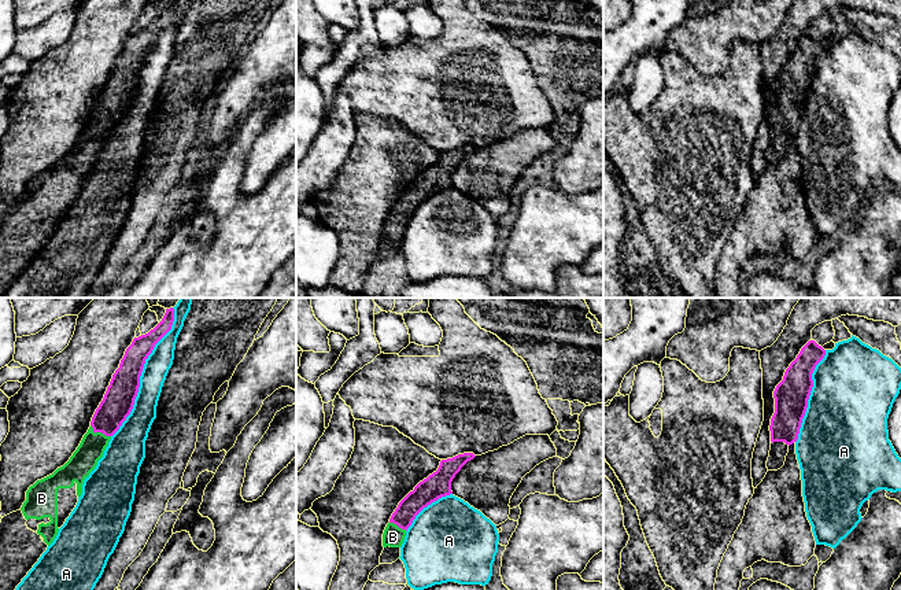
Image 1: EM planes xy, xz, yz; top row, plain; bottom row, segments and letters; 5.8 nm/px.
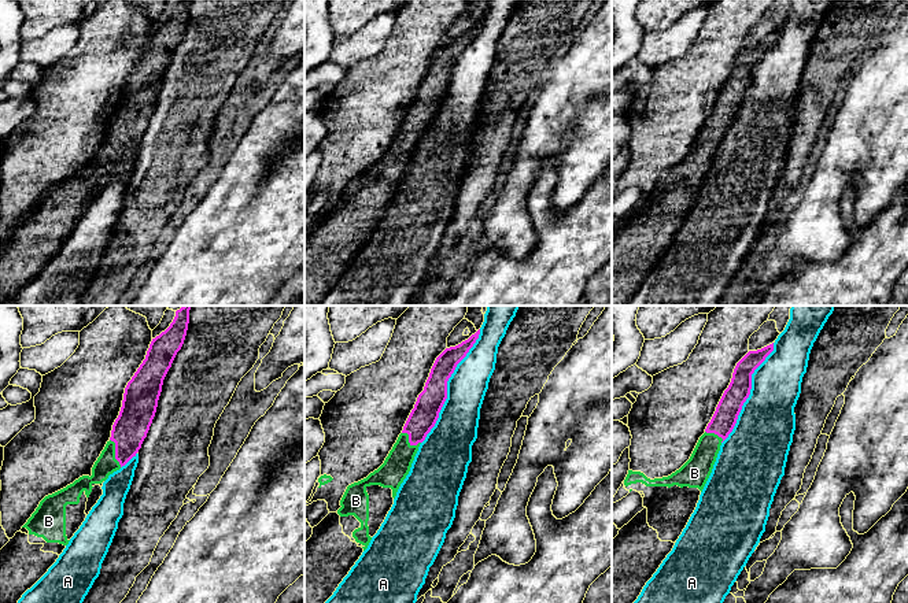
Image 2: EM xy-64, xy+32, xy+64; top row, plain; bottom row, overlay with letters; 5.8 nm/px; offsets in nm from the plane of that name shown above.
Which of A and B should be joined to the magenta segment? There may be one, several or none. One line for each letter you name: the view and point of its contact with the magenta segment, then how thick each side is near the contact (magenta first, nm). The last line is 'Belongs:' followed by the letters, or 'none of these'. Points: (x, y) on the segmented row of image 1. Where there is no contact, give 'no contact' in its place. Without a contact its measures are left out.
B: xy (99, 431) | 180/160 nm
Belongs: B

